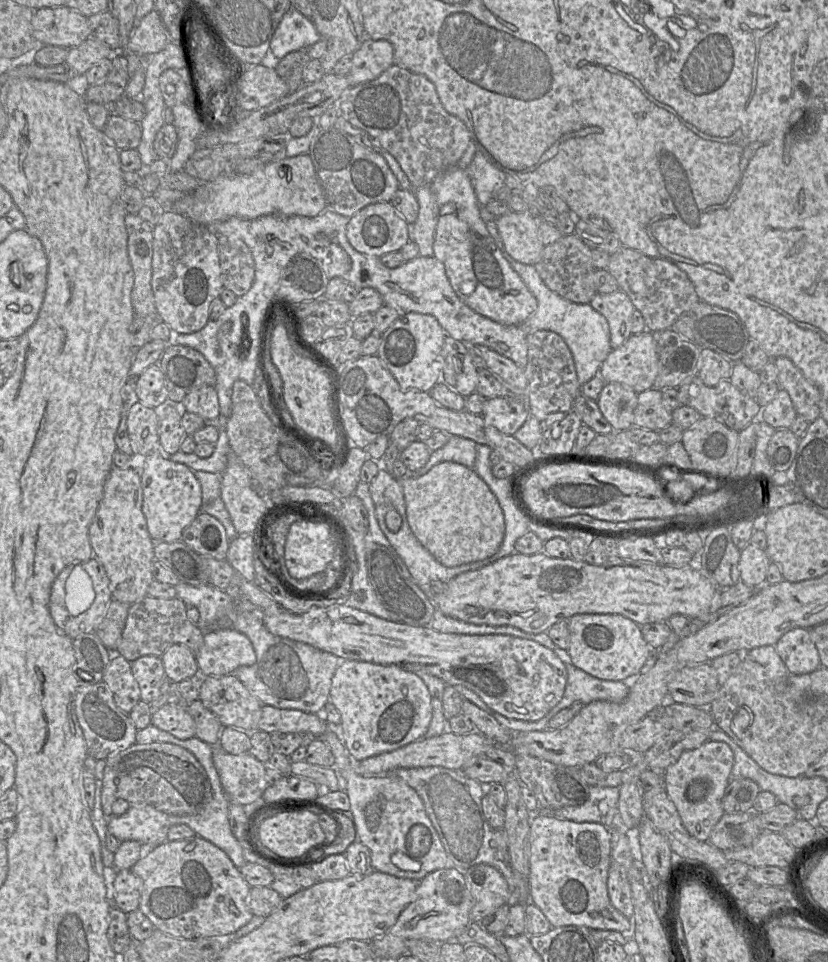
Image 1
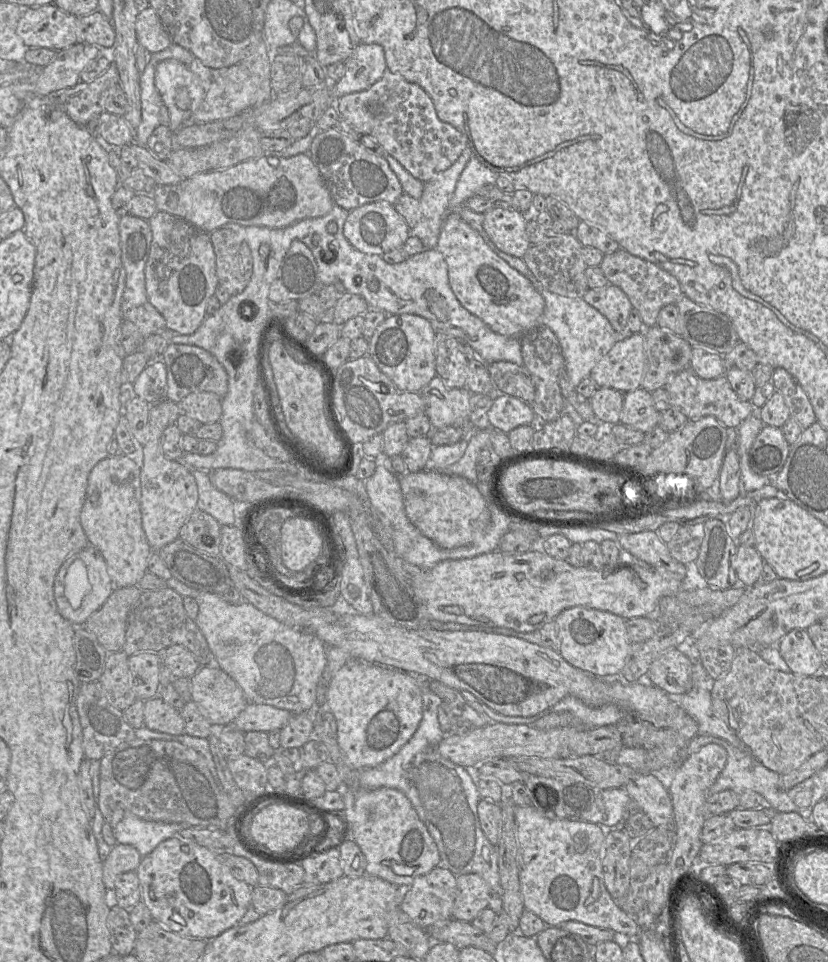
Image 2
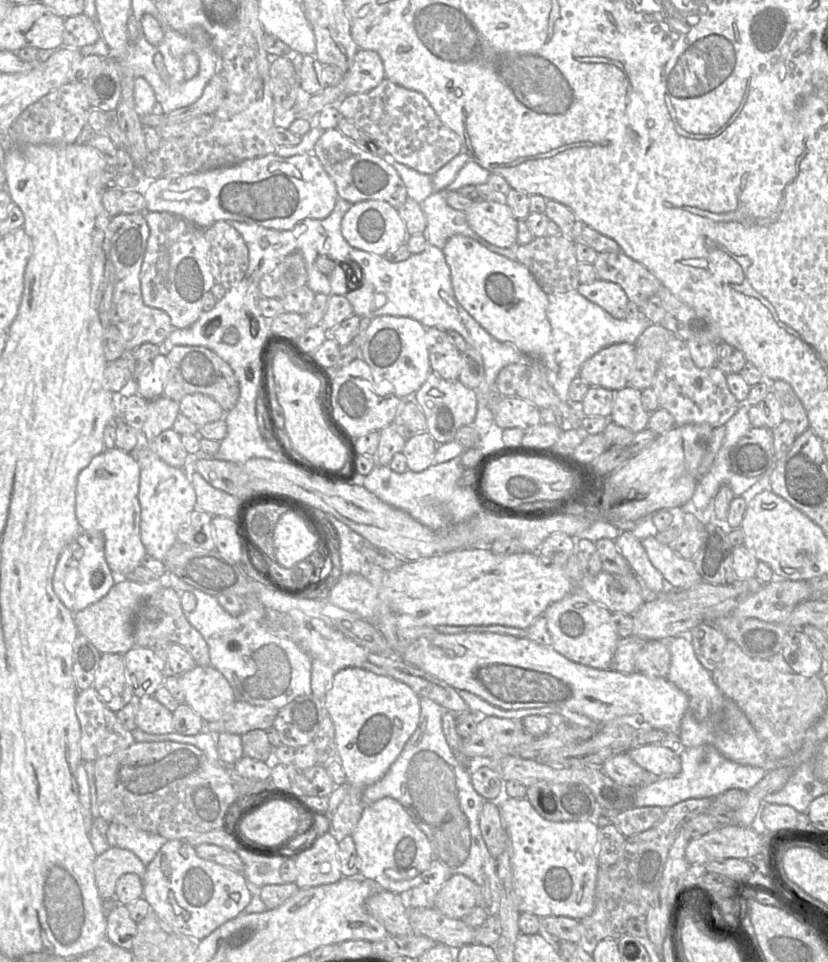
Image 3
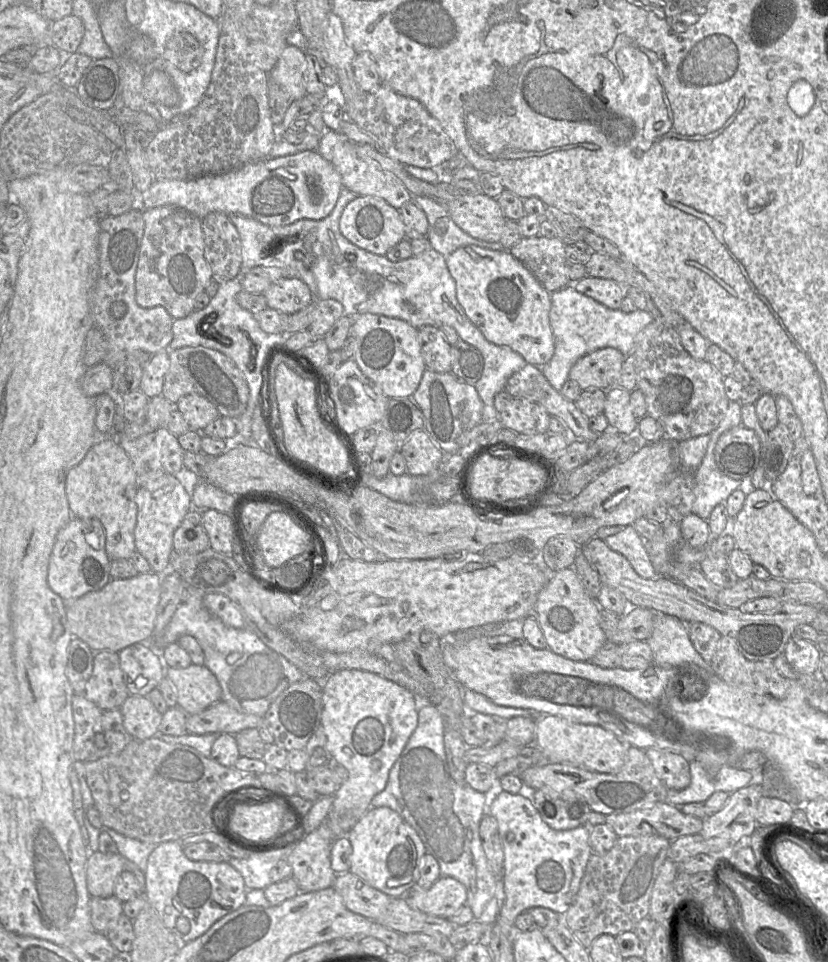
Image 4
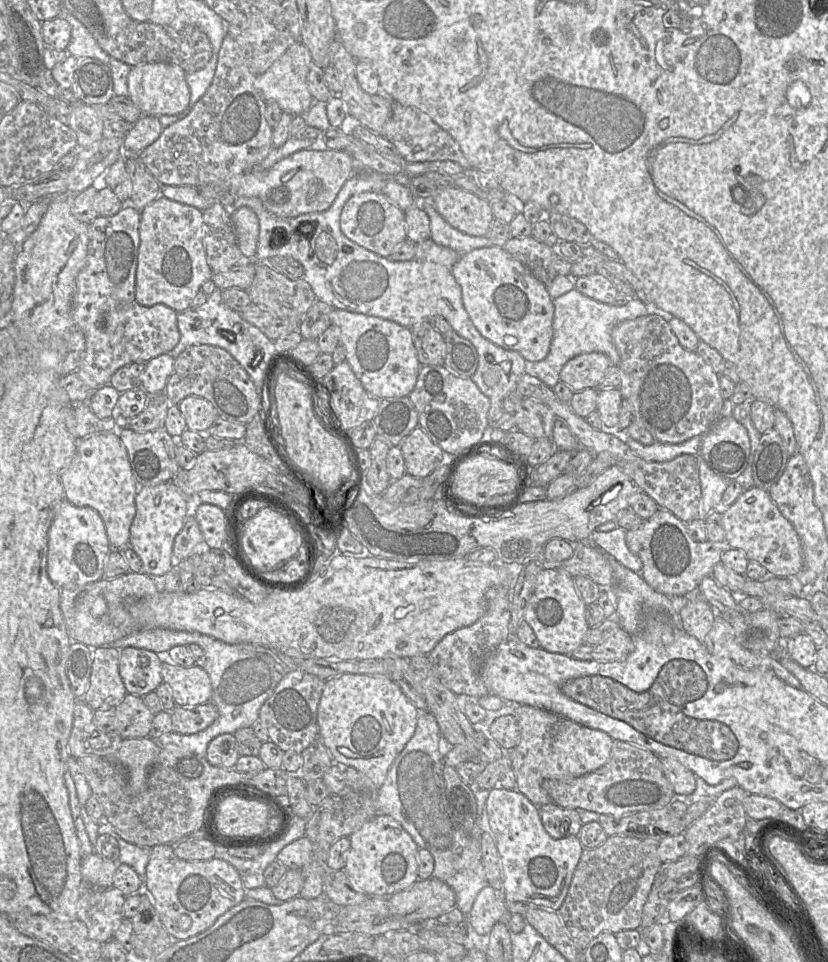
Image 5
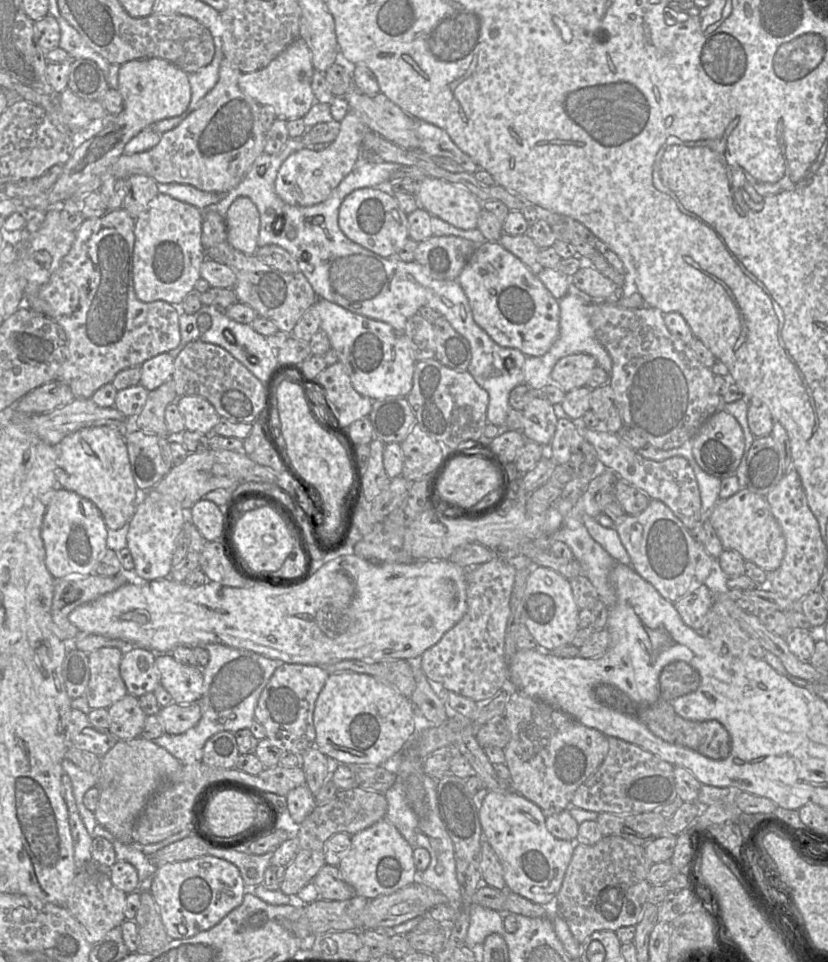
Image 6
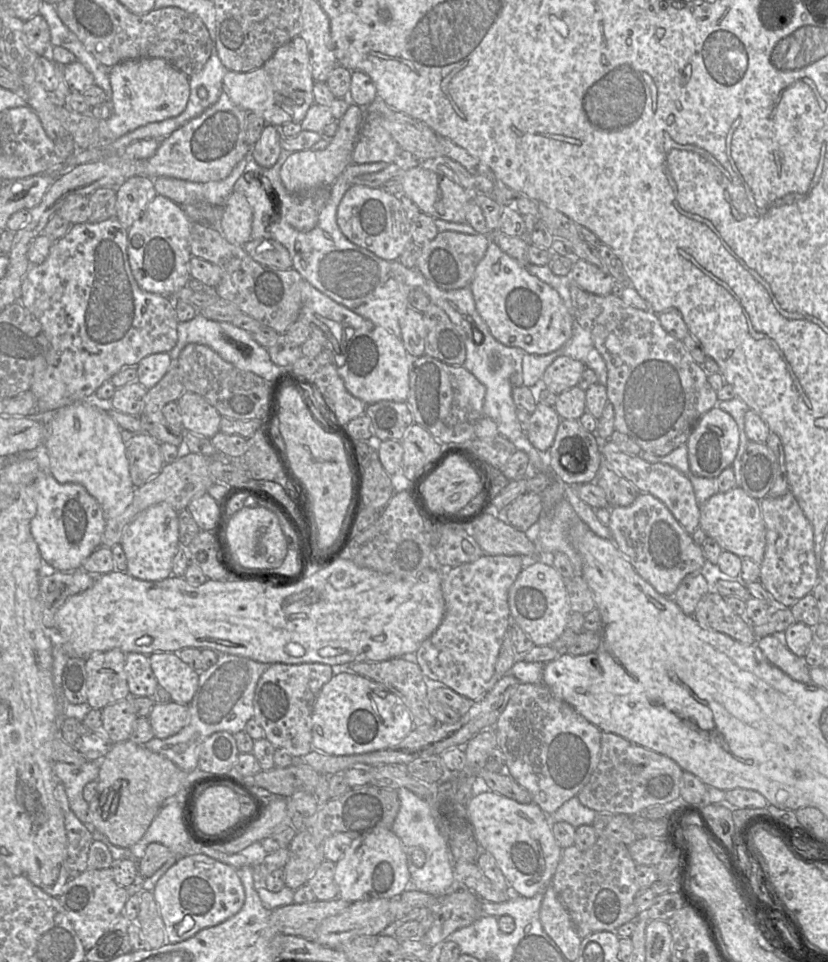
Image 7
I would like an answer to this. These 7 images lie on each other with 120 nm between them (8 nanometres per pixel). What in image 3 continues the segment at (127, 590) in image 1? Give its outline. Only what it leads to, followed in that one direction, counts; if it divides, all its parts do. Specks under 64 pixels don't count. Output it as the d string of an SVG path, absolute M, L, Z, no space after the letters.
M116 447L96 455L77 478L75 513L80 528L92 536L102 536L107 564L118 577L140 566L147 554L140 538L139 481L138 461Z

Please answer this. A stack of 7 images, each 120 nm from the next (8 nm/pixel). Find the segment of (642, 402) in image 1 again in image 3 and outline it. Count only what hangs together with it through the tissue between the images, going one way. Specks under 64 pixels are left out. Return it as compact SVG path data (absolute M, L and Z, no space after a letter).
M633 387L613 391L614 402L609 420L633 433L647 428L650 413L642 406L641 391Z

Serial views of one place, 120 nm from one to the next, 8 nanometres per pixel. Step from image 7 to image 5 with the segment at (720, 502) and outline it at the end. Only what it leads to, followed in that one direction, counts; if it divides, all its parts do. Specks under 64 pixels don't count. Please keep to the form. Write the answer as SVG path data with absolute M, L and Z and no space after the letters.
M755 486L745 490L731 506L722 509L722 515L727 545L742 550L749 561L758 562L780 578L795 576L801 570L803 556L799 536L768 491Z

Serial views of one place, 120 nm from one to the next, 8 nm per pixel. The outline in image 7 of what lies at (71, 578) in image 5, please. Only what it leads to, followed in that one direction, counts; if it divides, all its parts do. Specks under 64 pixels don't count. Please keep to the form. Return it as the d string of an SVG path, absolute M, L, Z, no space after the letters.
M41 469L27 487L35 515L30 522L31 534L45 564L64 572L81 568L83 561L101 546L105 517L98 502L77 483L58 483L51 473Z

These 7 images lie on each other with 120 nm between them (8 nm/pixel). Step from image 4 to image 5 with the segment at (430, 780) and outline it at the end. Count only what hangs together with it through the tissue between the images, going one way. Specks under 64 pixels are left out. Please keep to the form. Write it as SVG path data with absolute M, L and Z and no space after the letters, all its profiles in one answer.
M418 709L418 719L412 738L391 764L383 784L375 793L376 815L395 819L412 837L419 849L428 850L434 858L432 877L447 883L454 891L456 907L466 915L466 924L478 934L489 934L497 922L508 925L508 915L502 891L488 886L481 855L480 814L490 790L474 788L477 815L470 835L457 830L446 811L443 757L439 752L441 732L435 717L428 710Z

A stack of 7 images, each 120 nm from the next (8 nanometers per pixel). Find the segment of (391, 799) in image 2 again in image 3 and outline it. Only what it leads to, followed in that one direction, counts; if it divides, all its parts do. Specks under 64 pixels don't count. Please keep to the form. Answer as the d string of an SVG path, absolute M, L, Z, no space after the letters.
M383 797L365 805L351 833L360 858L360 876L378 883L382 889L400 894L417 886L433 860L433 851L425 833L414 823L404 806L392 797Z

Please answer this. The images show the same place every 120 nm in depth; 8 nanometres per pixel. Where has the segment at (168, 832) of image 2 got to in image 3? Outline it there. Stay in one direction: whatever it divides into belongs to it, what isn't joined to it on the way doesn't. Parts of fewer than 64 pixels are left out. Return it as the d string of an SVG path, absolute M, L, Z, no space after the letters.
M118 825L116 846L133 852L146 867L168 840L158 834Z

